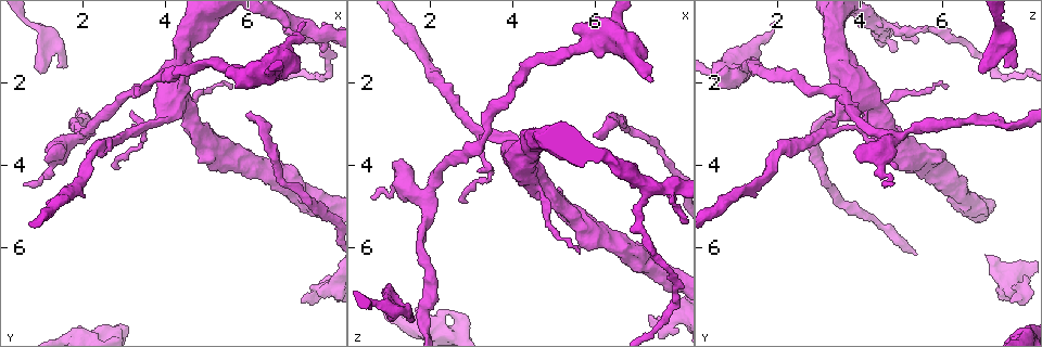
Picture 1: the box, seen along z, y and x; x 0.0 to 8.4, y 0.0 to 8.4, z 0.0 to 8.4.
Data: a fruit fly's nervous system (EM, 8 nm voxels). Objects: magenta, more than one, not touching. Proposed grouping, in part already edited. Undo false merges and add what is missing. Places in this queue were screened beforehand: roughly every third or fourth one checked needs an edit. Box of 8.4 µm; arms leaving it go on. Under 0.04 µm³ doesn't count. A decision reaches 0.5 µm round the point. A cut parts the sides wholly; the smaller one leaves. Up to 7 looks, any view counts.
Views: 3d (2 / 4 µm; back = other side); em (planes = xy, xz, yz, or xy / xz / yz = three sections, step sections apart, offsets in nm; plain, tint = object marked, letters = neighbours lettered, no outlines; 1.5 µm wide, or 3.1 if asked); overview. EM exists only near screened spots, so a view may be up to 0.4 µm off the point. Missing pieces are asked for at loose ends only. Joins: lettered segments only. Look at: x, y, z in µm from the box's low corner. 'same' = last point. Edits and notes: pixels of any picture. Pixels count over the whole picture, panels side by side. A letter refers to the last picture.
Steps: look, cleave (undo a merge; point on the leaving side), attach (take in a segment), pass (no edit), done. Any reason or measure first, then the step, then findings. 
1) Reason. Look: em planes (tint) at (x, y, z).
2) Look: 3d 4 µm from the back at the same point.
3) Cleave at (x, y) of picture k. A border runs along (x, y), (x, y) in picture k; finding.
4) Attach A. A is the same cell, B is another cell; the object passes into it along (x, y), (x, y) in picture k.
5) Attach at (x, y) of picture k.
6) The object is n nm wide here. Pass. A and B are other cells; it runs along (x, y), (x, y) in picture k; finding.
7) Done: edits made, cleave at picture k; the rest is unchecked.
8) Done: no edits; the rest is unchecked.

Thick turns thin. Look: em xz step 8 (tint) at (1.00, 0.65, 7.35).

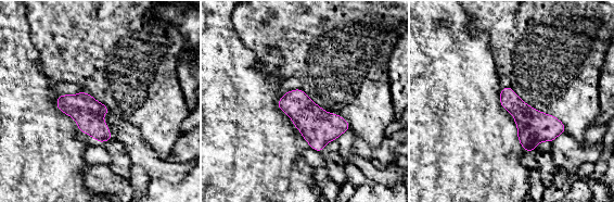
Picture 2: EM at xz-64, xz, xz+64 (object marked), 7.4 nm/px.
Look: em planes (tint) at the same point.

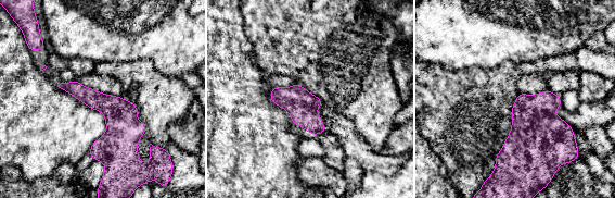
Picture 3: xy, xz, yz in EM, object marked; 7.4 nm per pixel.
Look: em planes (letters) at the same point.

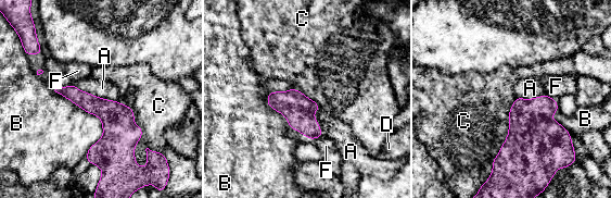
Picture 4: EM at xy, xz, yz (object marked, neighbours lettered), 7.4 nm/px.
Pass. A, B, C, D and F are other cells; a border runs along (517, 97), (491, 172) in picture 4; one neuron here.

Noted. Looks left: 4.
Tapers out. Look: 3d 4 µm at (5.95, 2.85, 3.30).

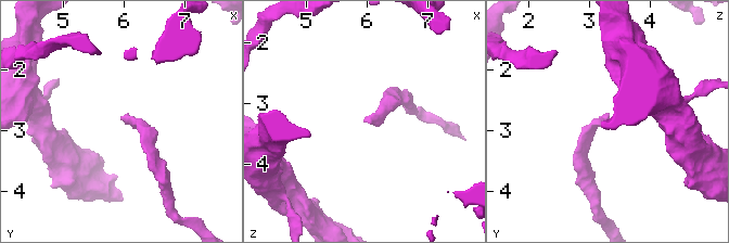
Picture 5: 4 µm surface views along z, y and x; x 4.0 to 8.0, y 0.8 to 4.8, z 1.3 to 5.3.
Look: em planes (letters) at (5.95, 2.85, 3.25).

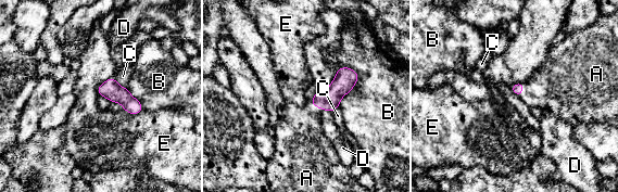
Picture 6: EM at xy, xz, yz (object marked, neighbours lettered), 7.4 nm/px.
Attach A. A is the same cell, B, C, D and E are other cells; the object passes into it along (327, 100), (316, 106), (299, 135) in picture 6; it goes on there.

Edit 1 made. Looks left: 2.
Calibre changes. Look: em planes (letters) at (2.00, 3.20, 4.75).

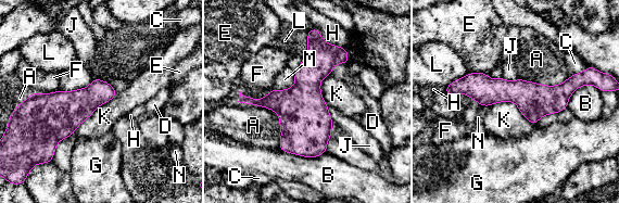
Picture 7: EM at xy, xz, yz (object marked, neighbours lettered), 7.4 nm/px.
Pass. A, B, C, D, E, F, G, H, J, K, L, M and N are other cells; it runs along (584, 80), (560, 93), (454, 91) in picture 7; continuous, no second neuron.

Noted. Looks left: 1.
Done: edits made, attach at picture 6; the rest is unchecked.

